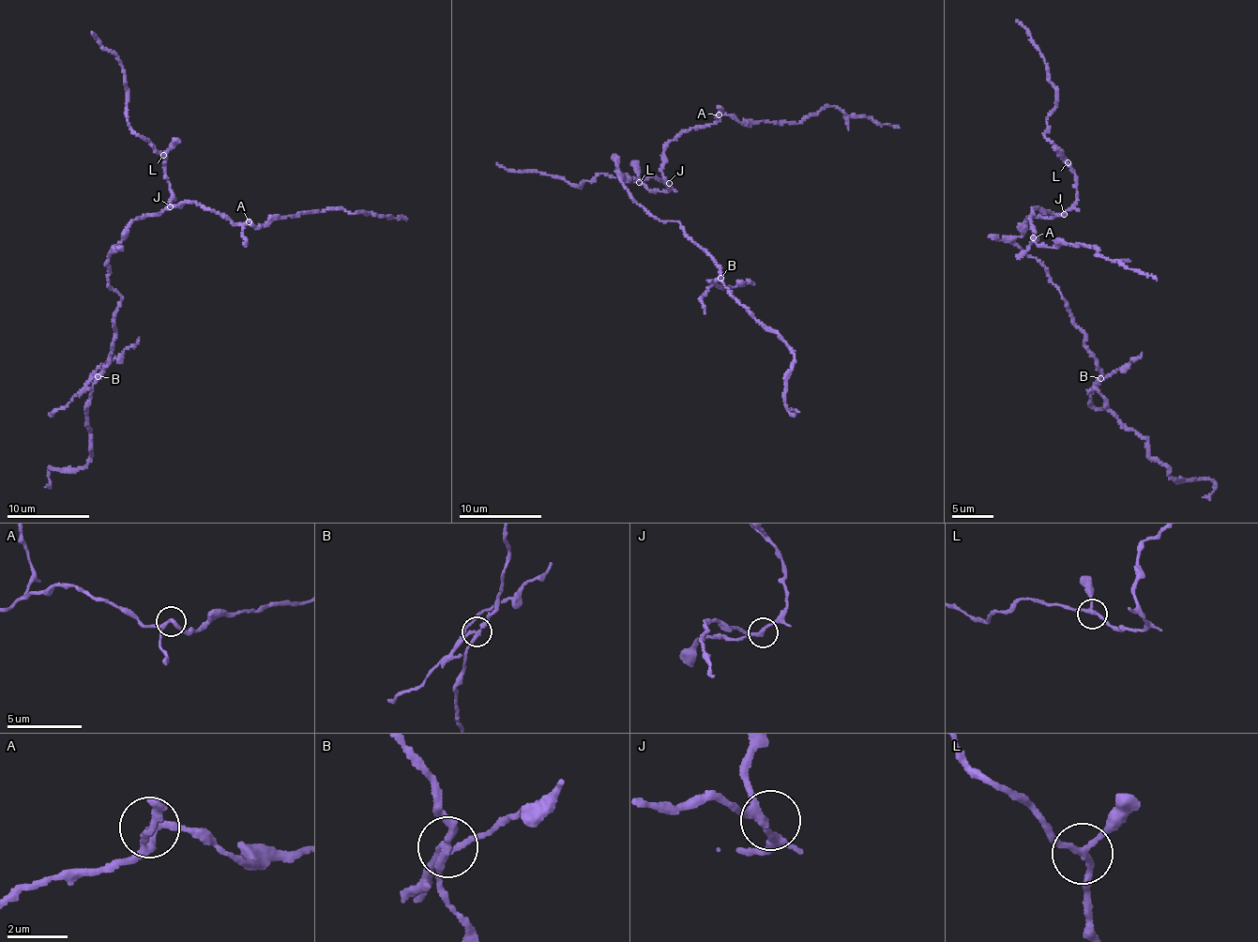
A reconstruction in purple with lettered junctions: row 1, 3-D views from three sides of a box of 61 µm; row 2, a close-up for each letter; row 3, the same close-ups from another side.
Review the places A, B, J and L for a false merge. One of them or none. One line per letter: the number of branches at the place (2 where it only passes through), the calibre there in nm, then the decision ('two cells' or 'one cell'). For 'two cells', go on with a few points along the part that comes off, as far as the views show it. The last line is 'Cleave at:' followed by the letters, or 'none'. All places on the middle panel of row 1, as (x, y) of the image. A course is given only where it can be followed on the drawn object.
A: 3 | 200 nm | one cell
B: 3 | 200 nm | two cells | (721, 279), (716, 281), (726, 289), (752, 283)
J: 3 | 200 nm | one cell
L: 3 | 180 nm | one cell
Cleave at: B

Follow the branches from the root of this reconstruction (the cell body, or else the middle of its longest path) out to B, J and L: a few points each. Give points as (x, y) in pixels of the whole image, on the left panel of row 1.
B: (110, 251), (105, 263), (109, 284), (122, 300), (114, 317), (114, 341), (107, 365), (98, 376)
J: (110, 251), (119, 244), (133, 220), (159, 215), (170, 206)
L: (110, 251), (119, 244), (133, 220), (159, 215), (167, 209), (171, 192), (163, 155)

